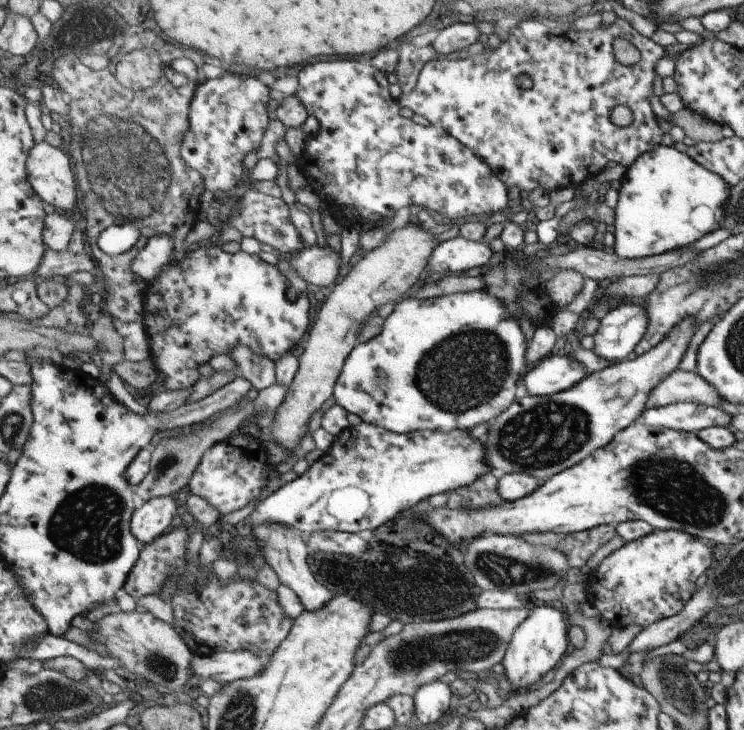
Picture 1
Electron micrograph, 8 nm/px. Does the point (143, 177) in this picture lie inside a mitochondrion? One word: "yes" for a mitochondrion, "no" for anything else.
yes

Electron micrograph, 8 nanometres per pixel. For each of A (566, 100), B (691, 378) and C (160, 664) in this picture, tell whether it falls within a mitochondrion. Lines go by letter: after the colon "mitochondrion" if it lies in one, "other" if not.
A: mitochondrion
B: other
C: mitochondrion

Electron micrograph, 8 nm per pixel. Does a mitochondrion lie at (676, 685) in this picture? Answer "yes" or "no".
yes

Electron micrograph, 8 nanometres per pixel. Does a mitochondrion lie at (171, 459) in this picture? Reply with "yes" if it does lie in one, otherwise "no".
yes

